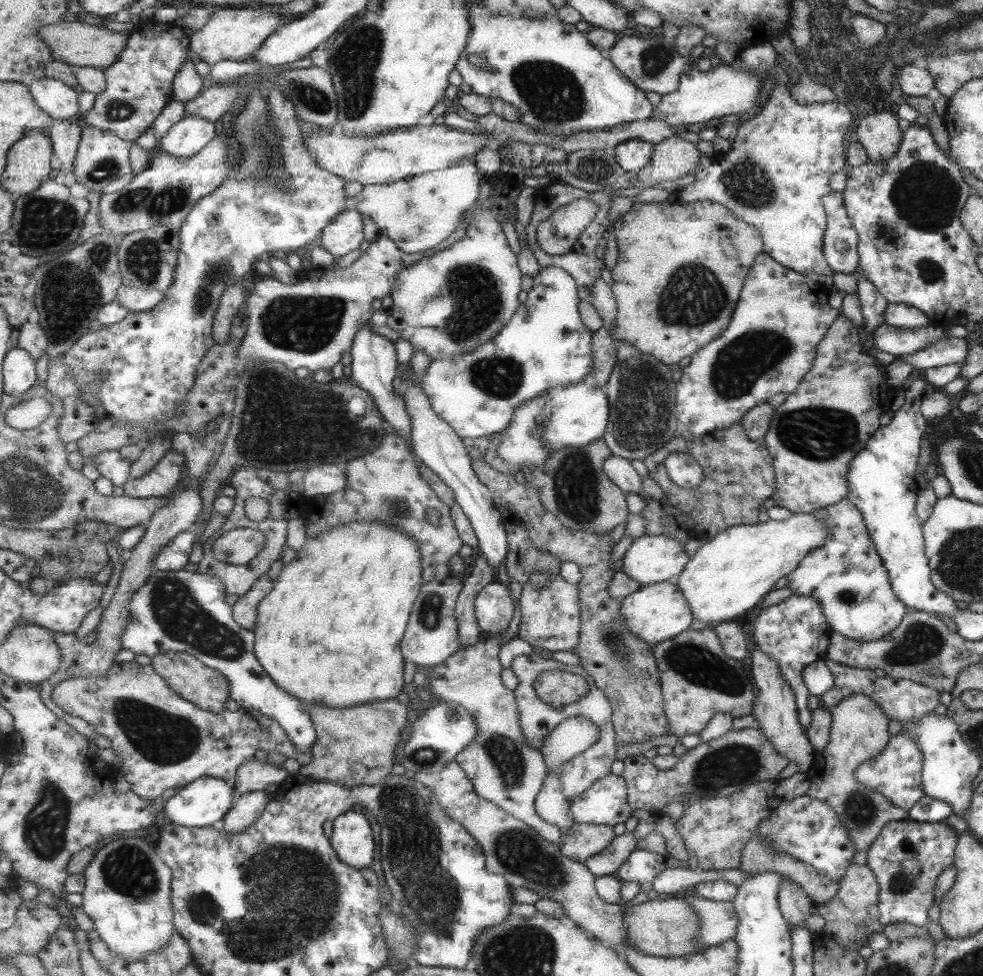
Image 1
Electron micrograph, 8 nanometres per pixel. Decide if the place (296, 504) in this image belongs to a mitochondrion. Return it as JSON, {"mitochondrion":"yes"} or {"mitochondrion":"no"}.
{"mitochondrion":"no"}

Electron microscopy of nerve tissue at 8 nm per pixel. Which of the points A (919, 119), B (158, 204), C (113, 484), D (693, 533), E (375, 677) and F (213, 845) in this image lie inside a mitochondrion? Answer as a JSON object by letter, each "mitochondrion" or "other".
{"A":"other","B":"mitochondrion","C":"other","D":"other","E":"other","F":"other"}

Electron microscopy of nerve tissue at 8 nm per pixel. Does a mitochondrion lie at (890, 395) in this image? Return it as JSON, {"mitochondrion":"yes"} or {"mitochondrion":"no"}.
{"mitochondrion":"no"}

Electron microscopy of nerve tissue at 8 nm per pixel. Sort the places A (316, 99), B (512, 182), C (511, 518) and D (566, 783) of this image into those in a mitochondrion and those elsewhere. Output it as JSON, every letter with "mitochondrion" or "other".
{"A":"mitochondrion","B":"other","C":"other","D":"other"}

